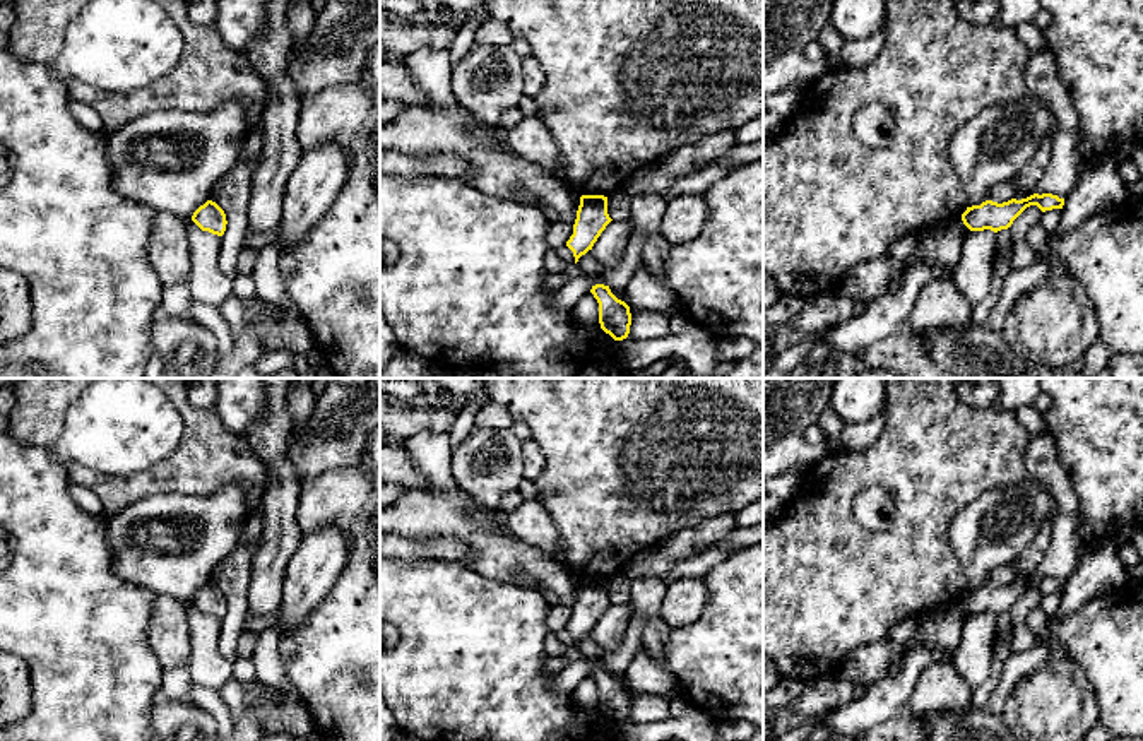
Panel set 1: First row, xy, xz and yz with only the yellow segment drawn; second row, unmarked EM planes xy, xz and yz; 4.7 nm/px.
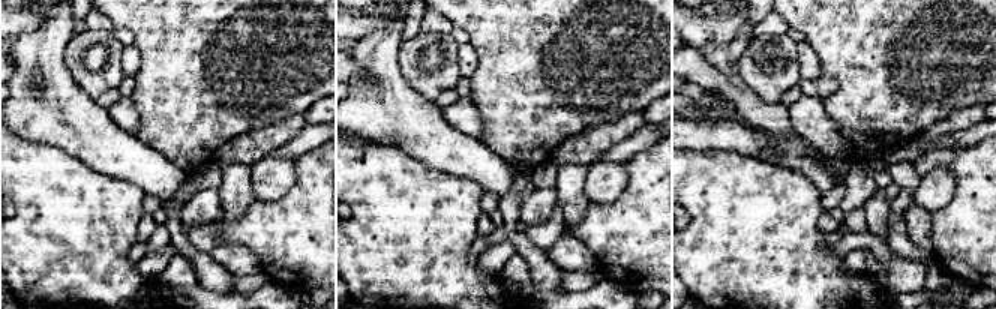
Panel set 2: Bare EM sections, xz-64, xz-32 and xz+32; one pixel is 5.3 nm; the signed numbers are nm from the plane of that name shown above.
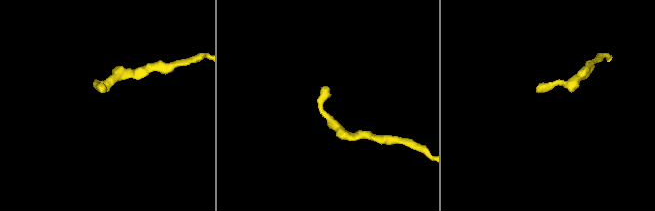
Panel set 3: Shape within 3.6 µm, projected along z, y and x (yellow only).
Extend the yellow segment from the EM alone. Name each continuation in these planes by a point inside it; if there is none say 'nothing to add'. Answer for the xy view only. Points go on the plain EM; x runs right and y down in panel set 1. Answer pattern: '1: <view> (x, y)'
nothing to add

